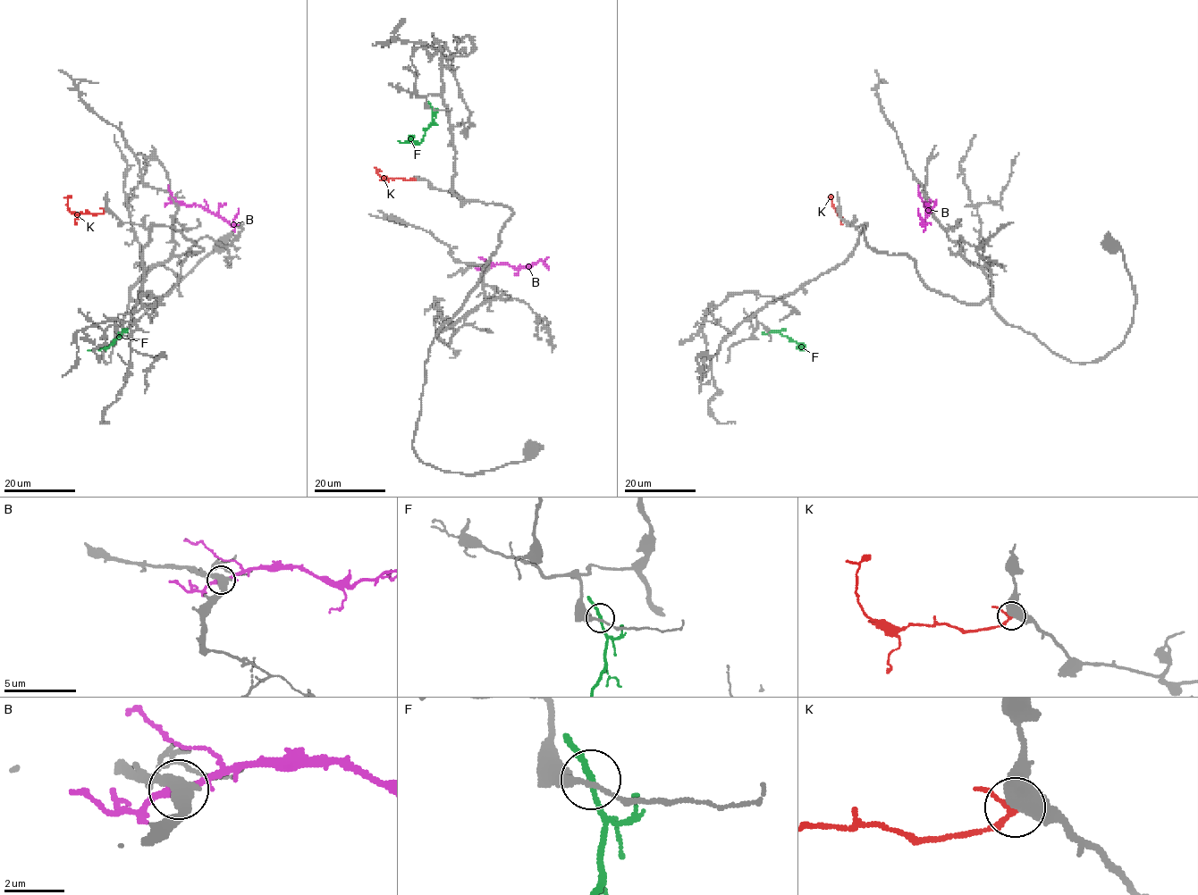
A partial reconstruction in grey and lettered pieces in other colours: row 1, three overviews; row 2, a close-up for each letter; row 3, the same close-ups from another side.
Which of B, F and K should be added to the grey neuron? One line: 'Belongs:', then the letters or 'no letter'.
Belongs: K

